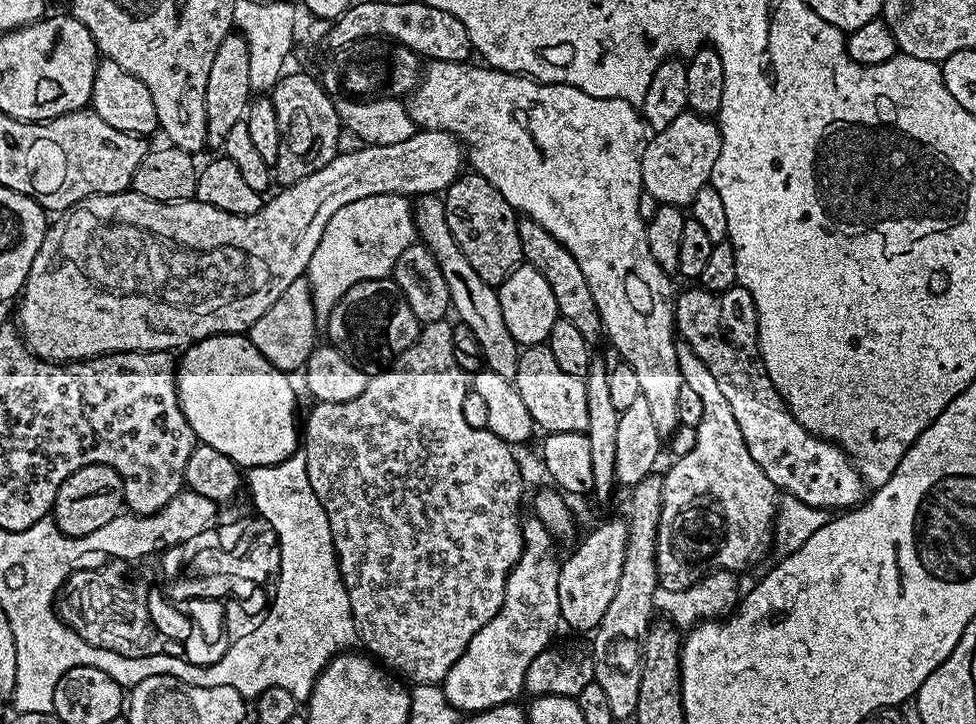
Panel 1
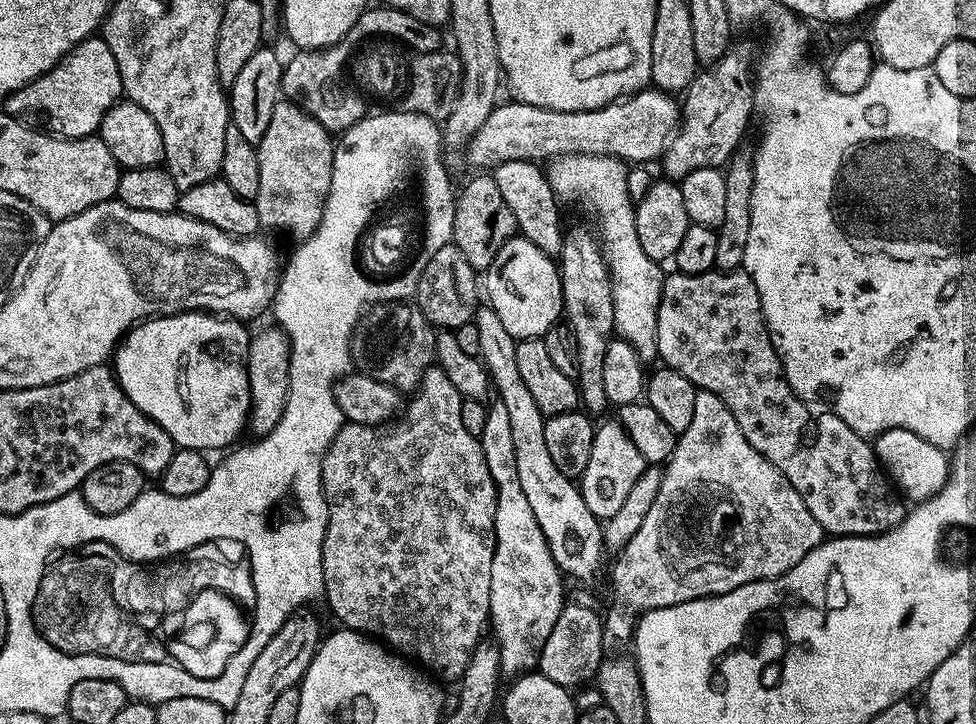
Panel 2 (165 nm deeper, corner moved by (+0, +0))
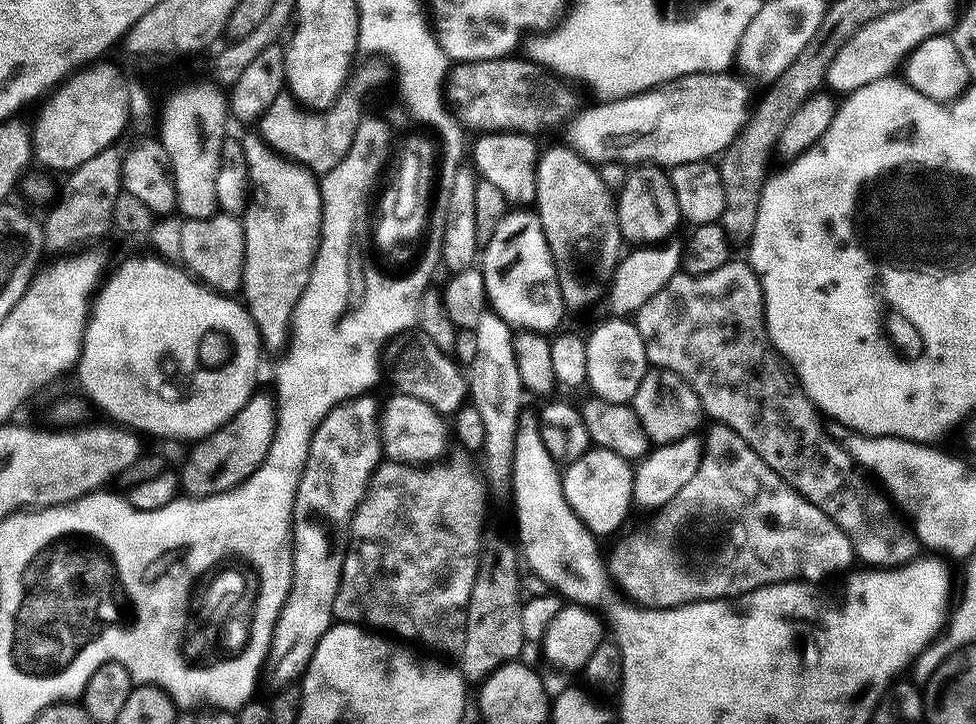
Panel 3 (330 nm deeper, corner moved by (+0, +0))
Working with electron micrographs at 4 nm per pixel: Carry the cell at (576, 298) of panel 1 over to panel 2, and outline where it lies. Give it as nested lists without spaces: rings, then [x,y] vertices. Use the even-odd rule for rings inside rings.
[[[515,160],[502,162],[491,175],[494,182],[498,182],[498,190],[502,193],[506,206],[514,210],[519,235],[534,242],[534,246],[538,246],[538,250],[542,250],[548,256],[559,257],[566,224],[560,221],[561,205],[550,186],[545,169],[539,163],[530,160]]]

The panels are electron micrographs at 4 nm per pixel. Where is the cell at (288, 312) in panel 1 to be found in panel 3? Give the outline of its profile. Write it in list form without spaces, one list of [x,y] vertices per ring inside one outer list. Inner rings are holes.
[[[257,391],[248,399],[246,406],[242,406],[242,410],[238,410],[238,414],[234,414],[234,418],[230,422],[223,424],[217,432],[211,432],[207,438],[195,441],[191,445],[192,453],[184,460],[184,469],[179,469],[178,472],[181,489],[189,497],[199,498],[213,496],[219,492],[229,492],[230,489],[239,488],[245,480],[249,480],[254,474],[254,470],[260,468],[260,463],[264,461],[274,442],[277,407],[275,399],[269,393],[267,396],[266,393]]]

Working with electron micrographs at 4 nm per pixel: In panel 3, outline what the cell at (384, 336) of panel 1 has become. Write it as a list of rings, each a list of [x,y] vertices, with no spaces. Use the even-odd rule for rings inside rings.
[[[416,334],[396,352],[392,360],[392,384],[397,393],[426,402],[441,414],[455,414],[468,396],[468,381],[461,365],[449,353],[438,350],[430,338]]]

